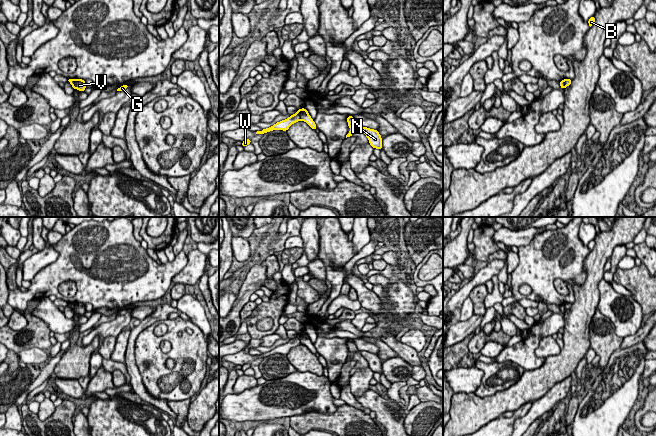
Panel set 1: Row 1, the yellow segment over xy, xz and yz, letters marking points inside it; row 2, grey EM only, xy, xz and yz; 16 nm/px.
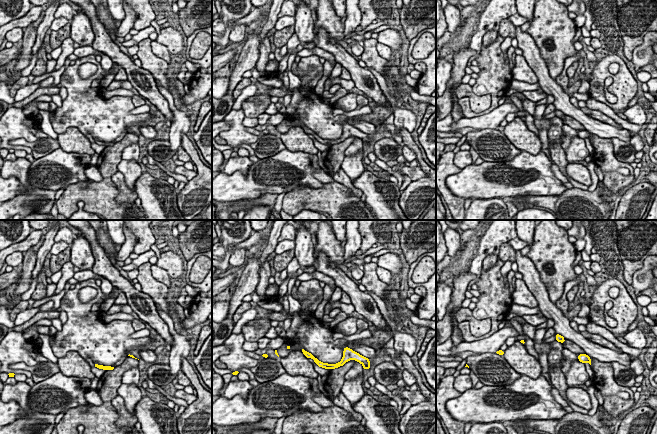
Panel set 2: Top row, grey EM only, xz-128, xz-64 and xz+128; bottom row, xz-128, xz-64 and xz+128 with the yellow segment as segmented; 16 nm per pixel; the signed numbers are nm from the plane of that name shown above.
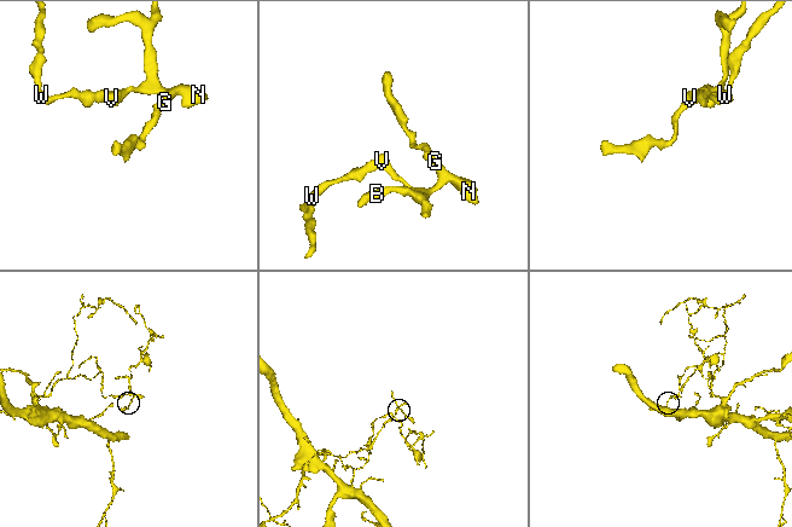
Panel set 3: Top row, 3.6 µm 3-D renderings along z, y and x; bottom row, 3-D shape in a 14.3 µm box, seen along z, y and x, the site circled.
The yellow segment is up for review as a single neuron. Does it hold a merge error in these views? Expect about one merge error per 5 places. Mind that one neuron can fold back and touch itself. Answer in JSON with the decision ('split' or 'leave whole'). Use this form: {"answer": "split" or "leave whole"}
{"answer": "split"}

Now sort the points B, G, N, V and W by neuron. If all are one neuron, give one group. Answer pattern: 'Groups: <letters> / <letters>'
Groups: B G N V / W

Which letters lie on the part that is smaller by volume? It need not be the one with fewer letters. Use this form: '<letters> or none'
B, G, N, V

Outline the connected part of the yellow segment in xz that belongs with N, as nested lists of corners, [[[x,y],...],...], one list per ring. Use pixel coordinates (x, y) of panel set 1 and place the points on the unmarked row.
[[[352,339],[348,340],[347,346],[351,354],[347,357],[346,362],[353,359],[355,352],[359,352],[367,360],[369,367],[373,372],[382,374],[382,362],[378,354],[358,350]]]

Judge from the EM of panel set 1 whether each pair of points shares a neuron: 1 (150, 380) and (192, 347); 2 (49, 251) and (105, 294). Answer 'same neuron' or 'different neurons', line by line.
1: same neuron
2: different neurons

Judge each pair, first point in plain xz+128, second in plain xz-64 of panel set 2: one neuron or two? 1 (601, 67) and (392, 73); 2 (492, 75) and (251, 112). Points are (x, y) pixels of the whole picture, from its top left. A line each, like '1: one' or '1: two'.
1: one
2: one

